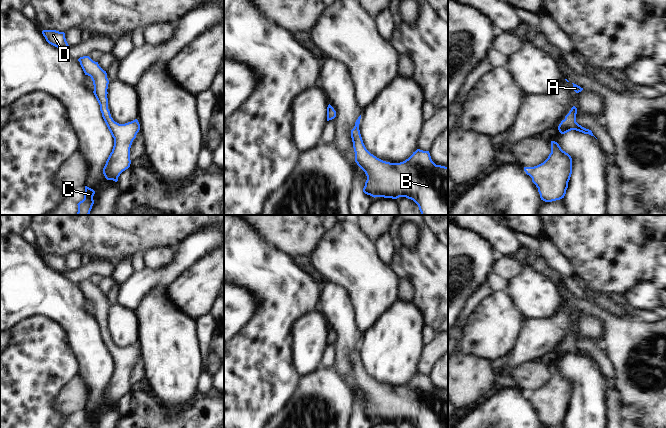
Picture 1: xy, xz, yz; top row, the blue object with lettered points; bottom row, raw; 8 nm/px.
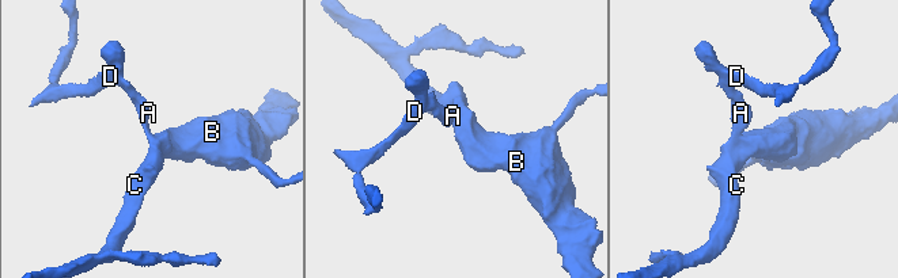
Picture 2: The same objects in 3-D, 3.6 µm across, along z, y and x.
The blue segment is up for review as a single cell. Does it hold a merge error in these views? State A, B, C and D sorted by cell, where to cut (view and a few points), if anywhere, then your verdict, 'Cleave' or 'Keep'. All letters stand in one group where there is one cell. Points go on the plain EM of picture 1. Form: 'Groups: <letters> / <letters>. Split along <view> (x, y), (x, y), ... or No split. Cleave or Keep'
Groups: A B C D. No split. Keep.

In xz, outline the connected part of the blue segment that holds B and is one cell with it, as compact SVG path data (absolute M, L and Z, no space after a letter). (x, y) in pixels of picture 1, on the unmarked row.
M361 339L351 354L355 386L365 396L367 404L363 416L372 421L397 423L406 421L416 428L448 428L448 391L436 389L429 375L417 373L403 386L390 387L371 378L365 371L360 354Z

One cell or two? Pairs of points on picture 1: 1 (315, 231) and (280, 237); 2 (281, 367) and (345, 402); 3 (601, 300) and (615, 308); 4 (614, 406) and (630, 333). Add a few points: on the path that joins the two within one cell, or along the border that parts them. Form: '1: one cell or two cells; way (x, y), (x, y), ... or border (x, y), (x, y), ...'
1: one cell; way (306, 231), (289, 231)
2: two cells; border (301, 376), (296, 389), (289, 398)
3: one cell; way (604, 301), (612, 307)
4: two cells; border (612, 366), (614, 381), (624, 405)

